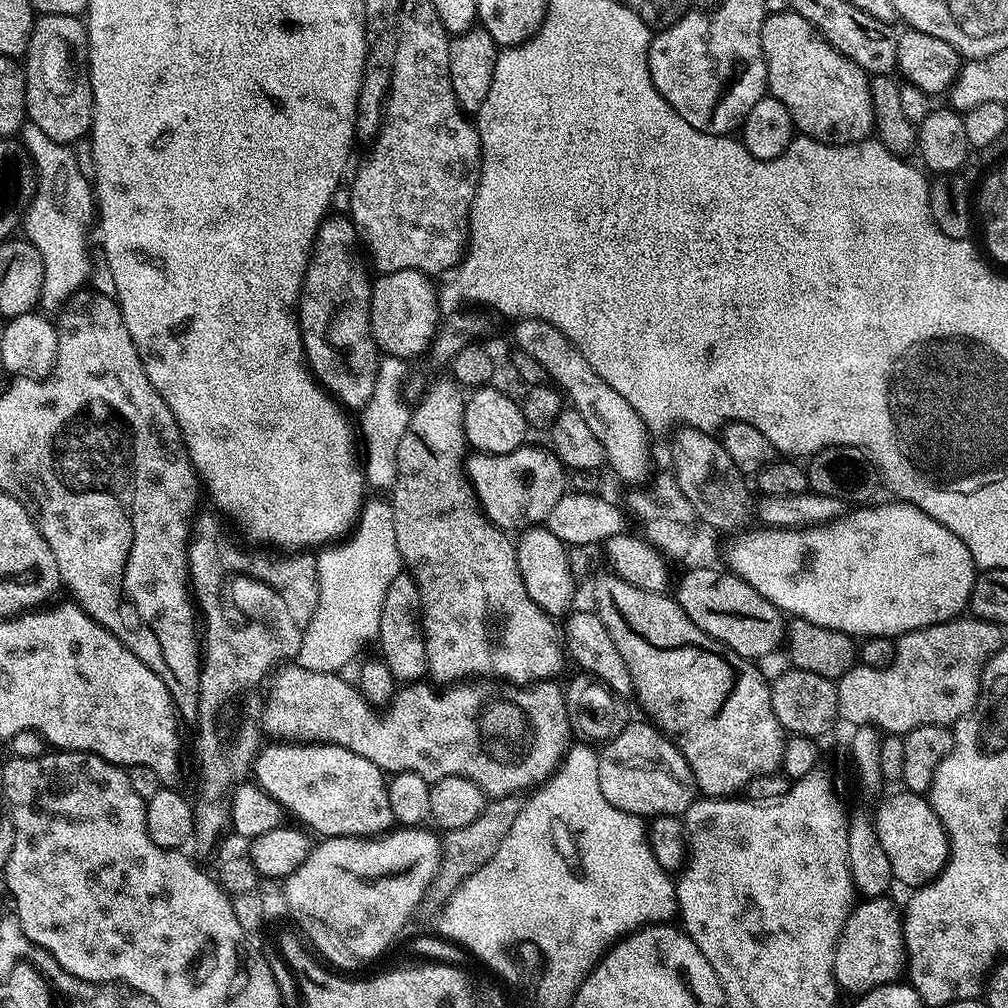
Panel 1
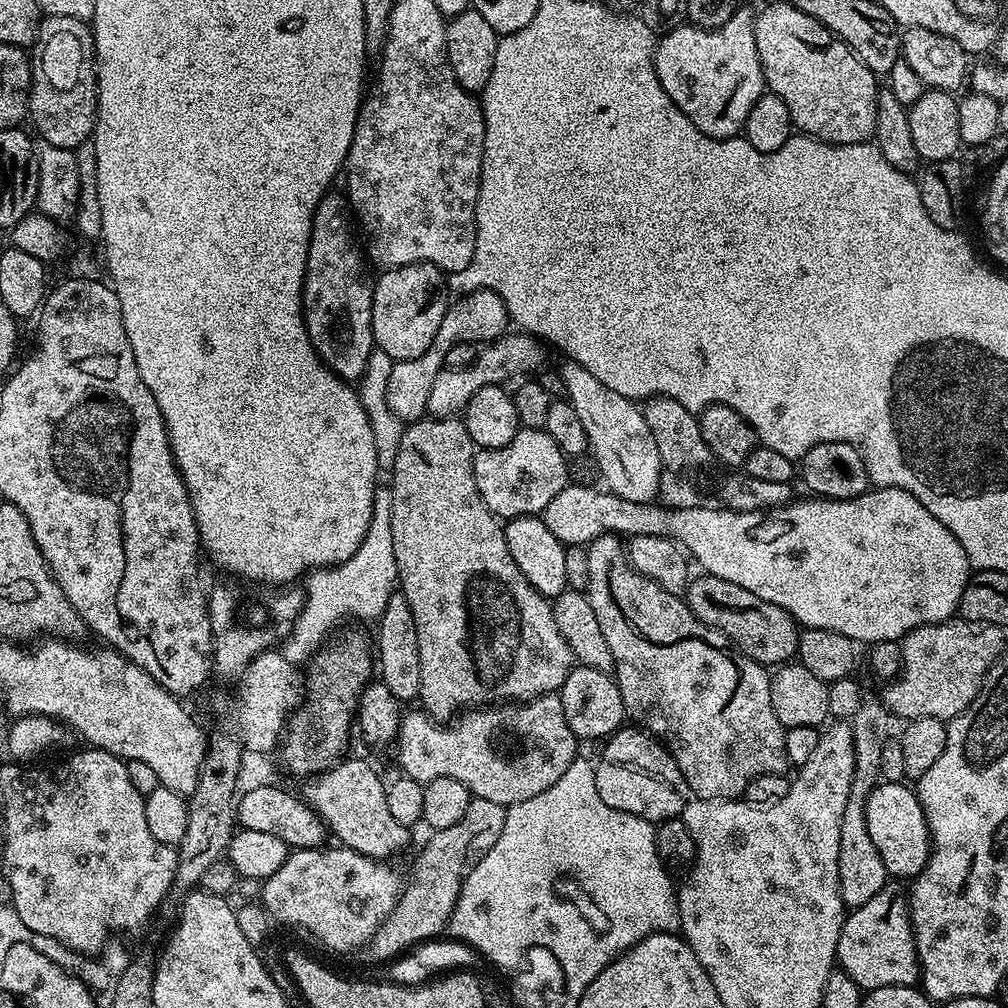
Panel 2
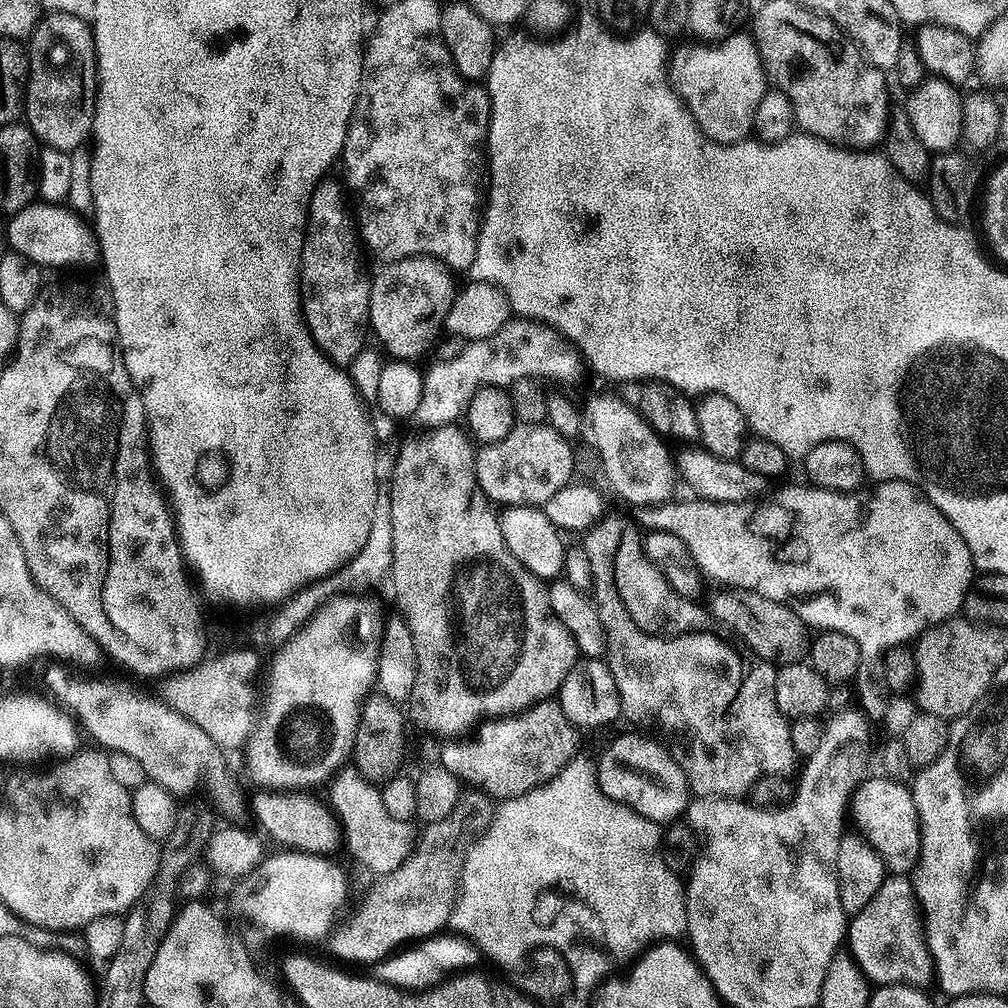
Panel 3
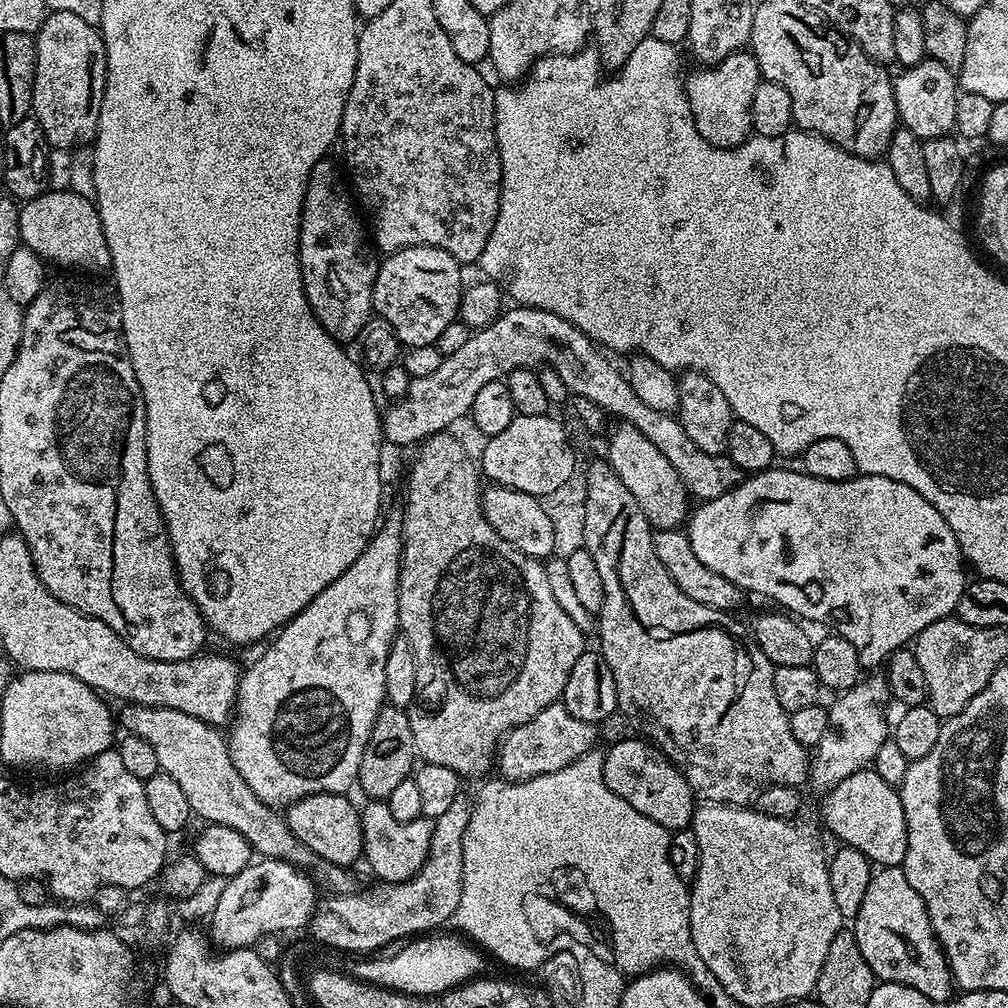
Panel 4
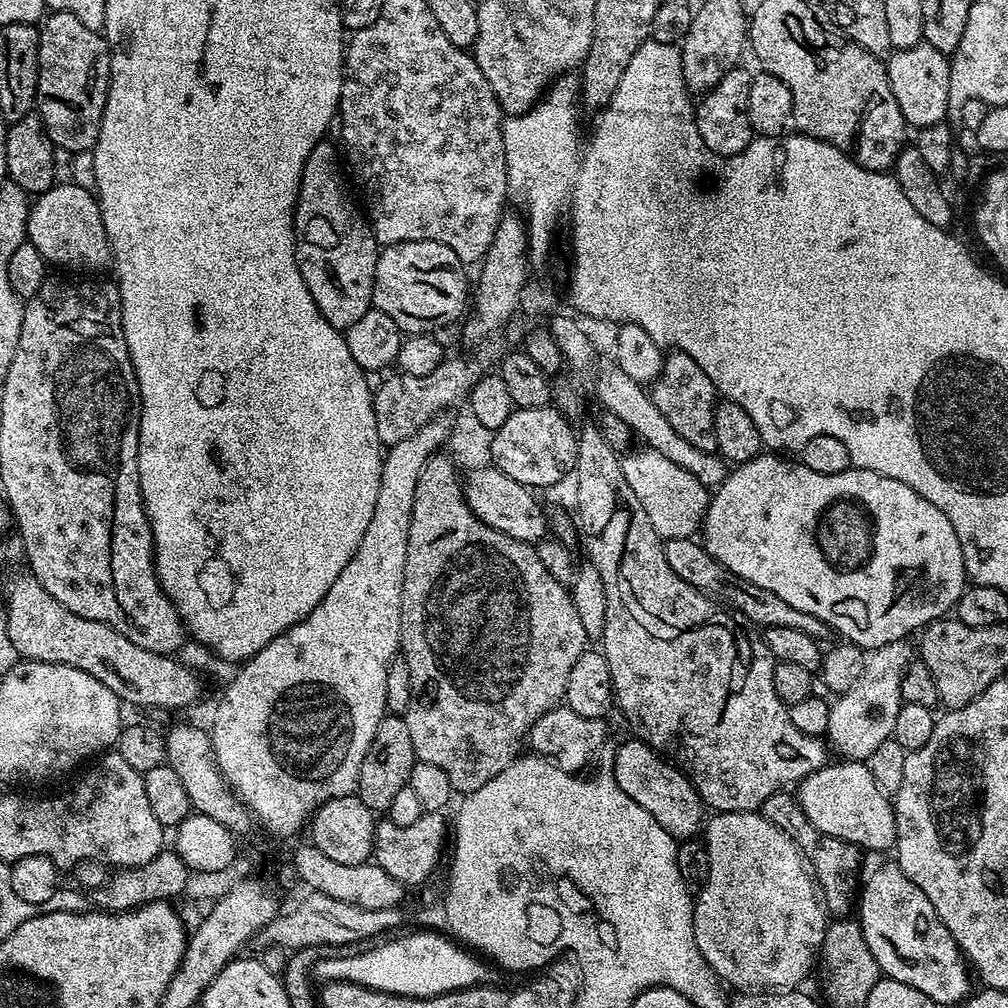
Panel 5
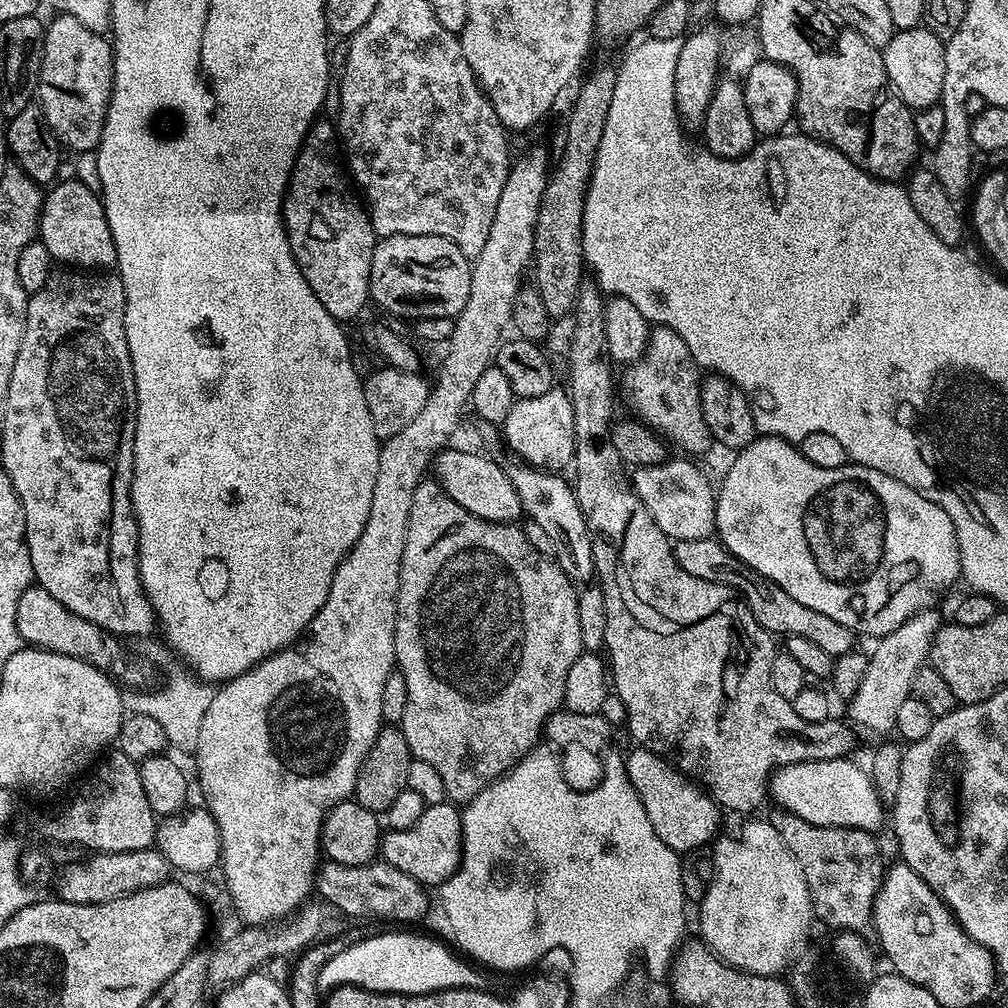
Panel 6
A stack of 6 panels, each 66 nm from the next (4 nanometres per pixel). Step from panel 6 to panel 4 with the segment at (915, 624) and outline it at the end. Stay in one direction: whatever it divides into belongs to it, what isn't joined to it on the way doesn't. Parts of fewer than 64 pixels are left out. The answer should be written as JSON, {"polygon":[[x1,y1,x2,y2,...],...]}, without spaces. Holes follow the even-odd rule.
{"polygon":[[872,674,869,678,861,679,849,692,841,692,837,695,836,701,828,709,828,729,826,738,816,745,814,749,814,760,820,763,820,780,824,786,831,786,842,782,850,774,867,769,875,761,878,749,882,747,882,742,890,739,890,720,884,717,884,708,880,704,889,703,888,682,883,675]]}

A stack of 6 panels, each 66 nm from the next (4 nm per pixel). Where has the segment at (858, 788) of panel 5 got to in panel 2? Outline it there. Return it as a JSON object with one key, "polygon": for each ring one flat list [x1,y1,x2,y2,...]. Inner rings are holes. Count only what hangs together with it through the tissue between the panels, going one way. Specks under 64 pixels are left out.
{"polygon":[[881,782,868,795,868,801,864,803,864,813,866,830,870,830,870,838,874,838,874,846,878,846,882,862,886,862,889,877,915,878,926,866,930,851,928,823,915,791,904,782,899,784]]}

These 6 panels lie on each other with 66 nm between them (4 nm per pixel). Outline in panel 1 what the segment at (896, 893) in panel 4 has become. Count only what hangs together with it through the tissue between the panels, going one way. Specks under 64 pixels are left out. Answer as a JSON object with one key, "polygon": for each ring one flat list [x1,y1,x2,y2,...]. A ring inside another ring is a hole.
{"polygon":[[887,895,865,899,848,913,842,934,836,943,834,970,836,983,841,989,863,994,883,984,895,984,906,968,904,925,902,912]]}

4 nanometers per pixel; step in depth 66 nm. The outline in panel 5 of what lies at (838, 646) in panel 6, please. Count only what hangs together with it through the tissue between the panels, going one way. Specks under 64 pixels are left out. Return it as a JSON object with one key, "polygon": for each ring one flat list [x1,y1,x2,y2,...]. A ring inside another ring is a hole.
{"polygon":[[674,538,663,541,666,562,670,562,670,570,682,578,682,582,690,582,699,592,704,592,709,598,715,598,725,605,731,606,735,611,748,619,749,625,759,626,761,629,773,628,774,626,794,626,806,634,817,638,829,635,830,629,822,623,814,614,806,614,802,610,794,610,790,602,778,598,770,590,762,590,762,586,754,586,754,582,746,582,746,578,738,578,722,562,718,562,705,550,703,543,696,538]]}

